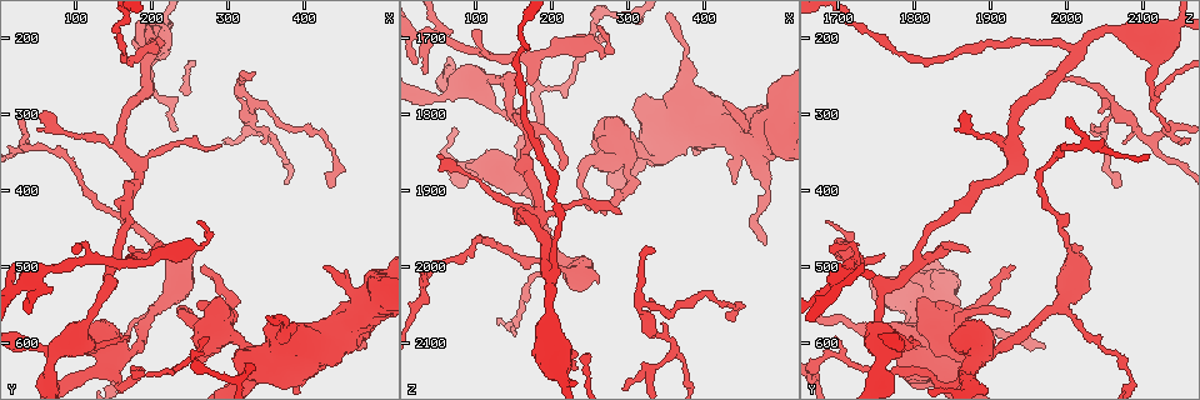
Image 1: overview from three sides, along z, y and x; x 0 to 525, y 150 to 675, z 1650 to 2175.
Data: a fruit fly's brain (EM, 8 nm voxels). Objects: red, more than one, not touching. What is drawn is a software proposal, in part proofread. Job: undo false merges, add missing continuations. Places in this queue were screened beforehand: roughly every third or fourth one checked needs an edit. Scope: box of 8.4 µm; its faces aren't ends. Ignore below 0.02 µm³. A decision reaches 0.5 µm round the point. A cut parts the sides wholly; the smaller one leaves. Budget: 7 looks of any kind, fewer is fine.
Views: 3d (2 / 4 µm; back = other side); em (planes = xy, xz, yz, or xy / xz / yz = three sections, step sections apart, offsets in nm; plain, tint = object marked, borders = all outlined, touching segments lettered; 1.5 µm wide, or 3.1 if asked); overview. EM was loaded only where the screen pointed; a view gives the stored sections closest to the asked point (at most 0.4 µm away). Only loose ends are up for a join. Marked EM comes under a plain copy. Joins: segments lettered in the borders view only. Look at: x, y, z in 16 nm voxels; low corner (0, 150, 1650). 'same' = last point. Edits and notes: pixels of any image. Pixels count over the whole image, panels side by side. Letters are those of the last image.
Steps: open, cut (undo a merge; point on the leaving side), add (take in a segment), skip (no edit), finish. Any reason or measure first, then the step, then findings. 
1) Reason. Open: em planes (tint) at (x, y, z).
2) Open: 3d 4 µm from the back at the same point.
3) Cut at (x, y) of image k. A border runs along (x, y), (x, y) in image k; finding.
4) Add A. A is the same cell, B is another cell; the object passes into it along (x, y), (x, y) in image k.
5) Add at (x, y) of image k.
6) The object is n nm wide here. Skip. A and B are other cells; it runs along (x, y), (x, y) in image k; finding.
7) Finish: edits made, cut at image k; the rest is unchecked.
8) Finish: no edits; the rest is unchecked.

Thin end. Open: em yz step 8 (tint) at (250, 565, 1925).

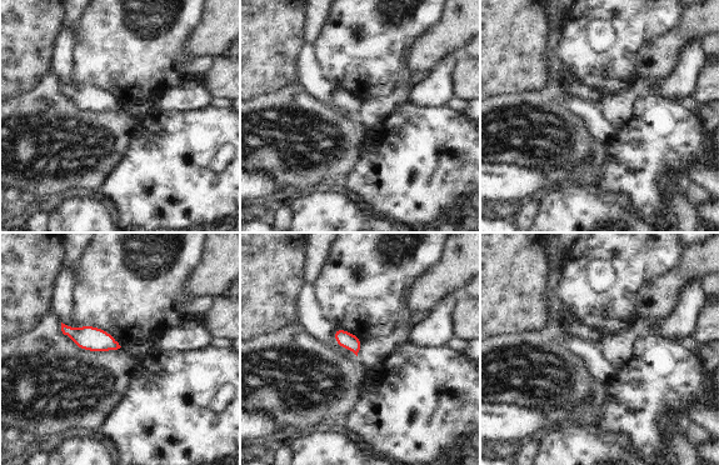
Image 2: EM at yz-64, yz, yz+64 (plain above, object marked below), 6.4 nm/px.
Cut it another way. Open: em planes (borders) at the same point.

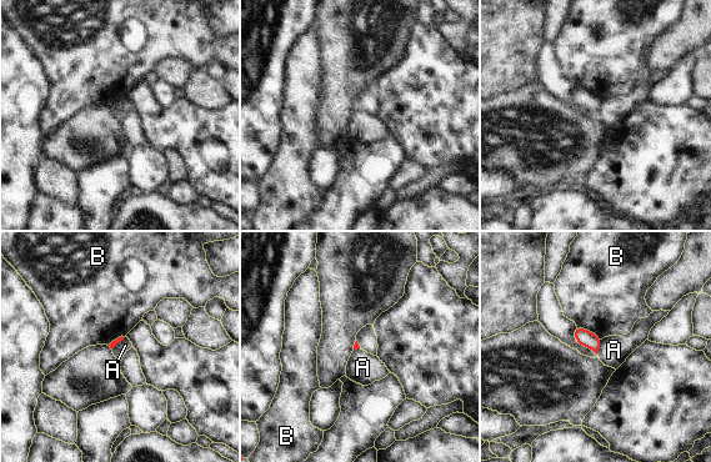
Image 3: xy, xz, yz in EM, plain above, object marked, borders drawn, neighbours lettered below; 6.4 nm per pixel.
Skip. A and B are other cells; a border runs along (602, 339), (596, 353) in image 3; no lettered segment goes on from it.

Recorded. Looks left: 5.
Tapers out. Open: em planes (borders) at (165, 590, 1795).

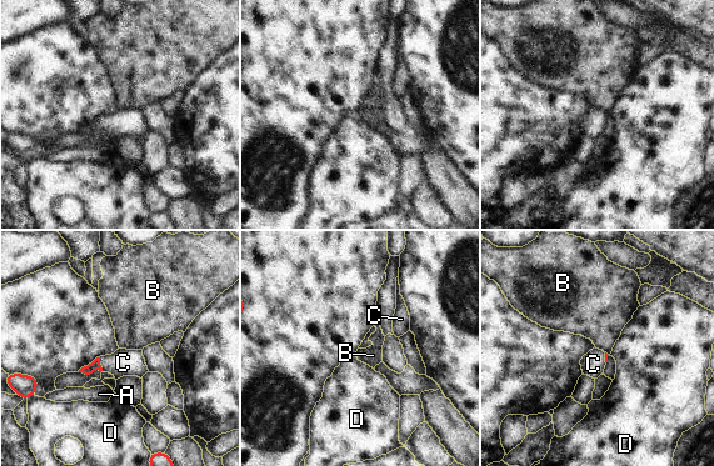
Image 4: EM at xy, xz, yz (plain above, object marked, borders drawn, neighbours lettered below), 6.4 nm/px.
Add C. C is the same cell, A, B and D are other cells; the object passes into it along (95, 365), (99, 364), (123, 362) in image 4; the neuron continues.

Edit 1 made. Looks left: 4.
Finish: edits made, add at image 4; the rest is unchecked.

